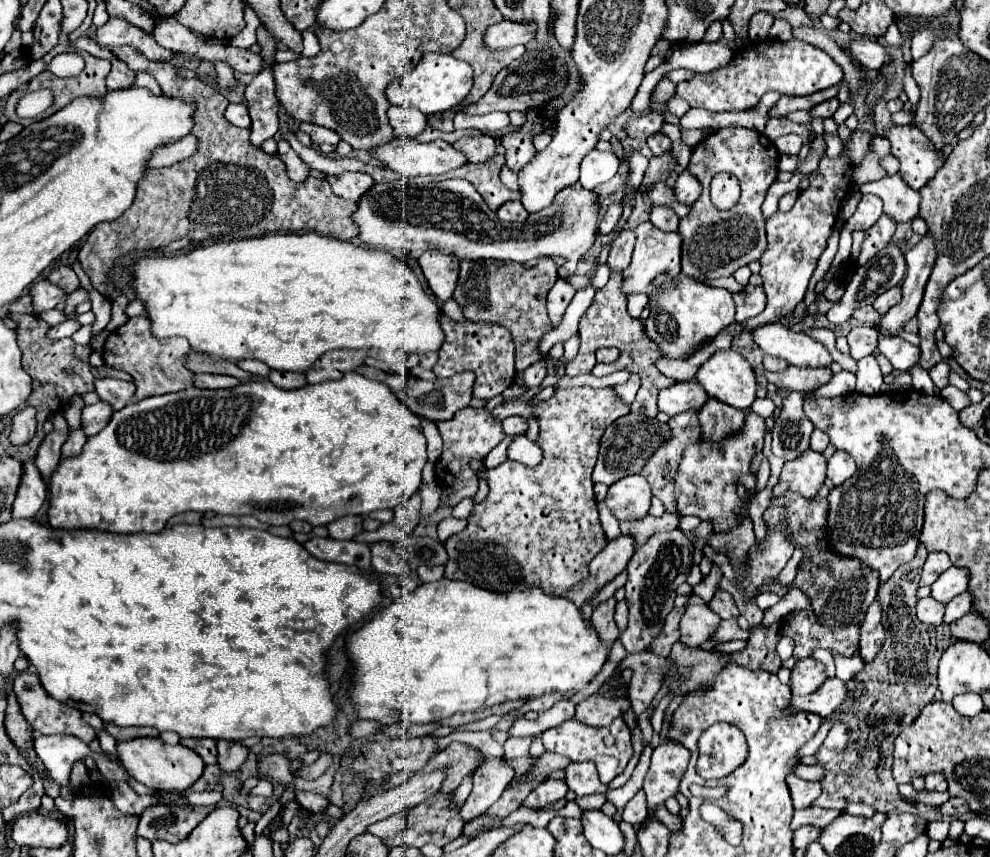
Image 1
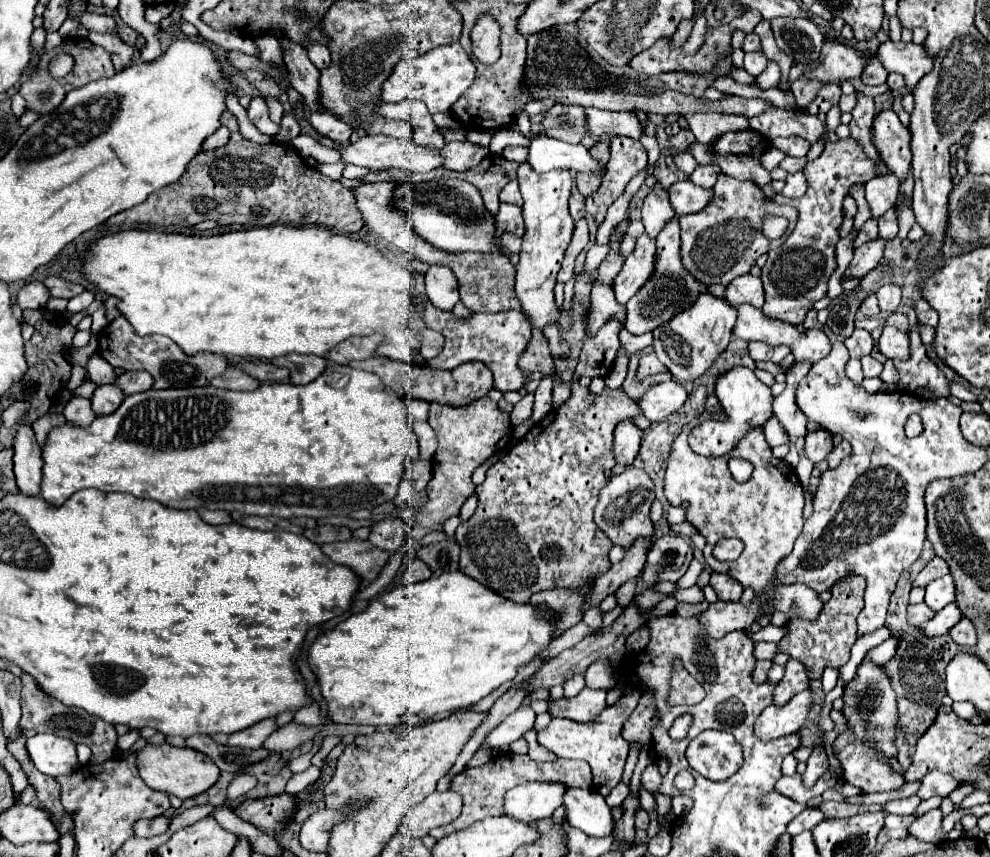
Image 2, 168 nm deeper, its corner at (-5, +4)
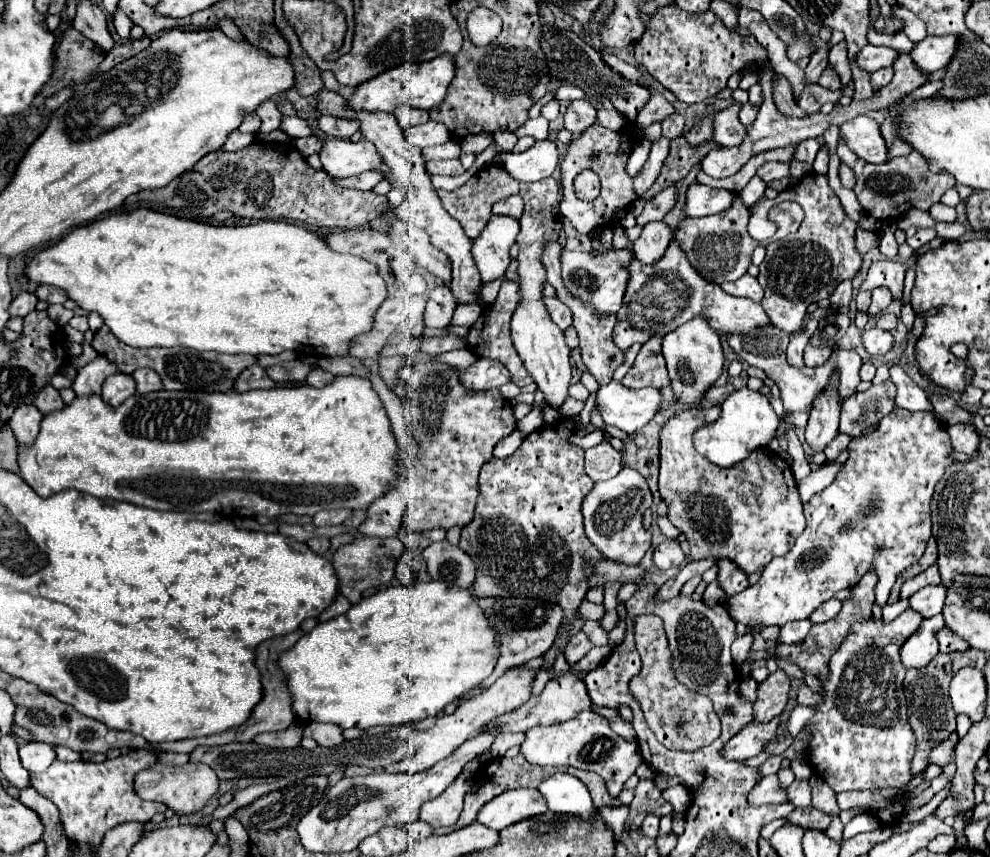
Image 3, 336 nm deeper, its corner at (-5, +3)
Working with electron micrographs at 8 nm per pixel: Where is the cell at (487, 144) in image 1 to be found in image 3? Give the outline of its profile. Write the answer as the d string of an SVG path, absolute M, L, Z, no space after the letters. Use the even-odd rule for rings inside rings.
M459 158L429 160L429 162L425 162L425 170L429 174L445 174L445 176L457 176L457 174L465 172L465 168L463 168L463 164L461 164Z

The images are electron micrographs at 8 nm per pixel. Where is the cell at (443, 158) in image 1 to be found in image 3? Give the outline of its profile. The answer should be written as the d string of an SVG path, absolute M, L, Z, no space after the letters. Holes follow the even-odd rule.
M327 140L321 154L323 170L329 176L347 178L347 176L359 176L369 170L381 170L383 158L375 150L375 144L367 140L349 142L349 140Z

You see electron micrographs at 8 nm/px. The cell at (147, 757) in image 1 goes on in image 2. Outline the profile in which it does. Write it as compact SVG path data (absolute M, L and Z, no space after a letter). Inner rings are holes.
M167 743L145 745L137 753L137 769L139 769L139 777L145 781L147 787L151 787L153 791L177 795L179 799L189 799L207 791L211 785L215 785L219 777L217 765L207 755L197 753L195 749L189 747L171 747Z

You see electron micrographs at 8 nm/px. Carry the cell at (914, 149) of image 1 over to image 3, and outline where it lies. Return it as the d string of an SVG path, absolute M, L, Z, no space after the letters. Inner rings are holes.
M857 116L841 126L841 136L859 158L873 164L883 164L889 160L889 148L881 136L877 120L869 116Z

